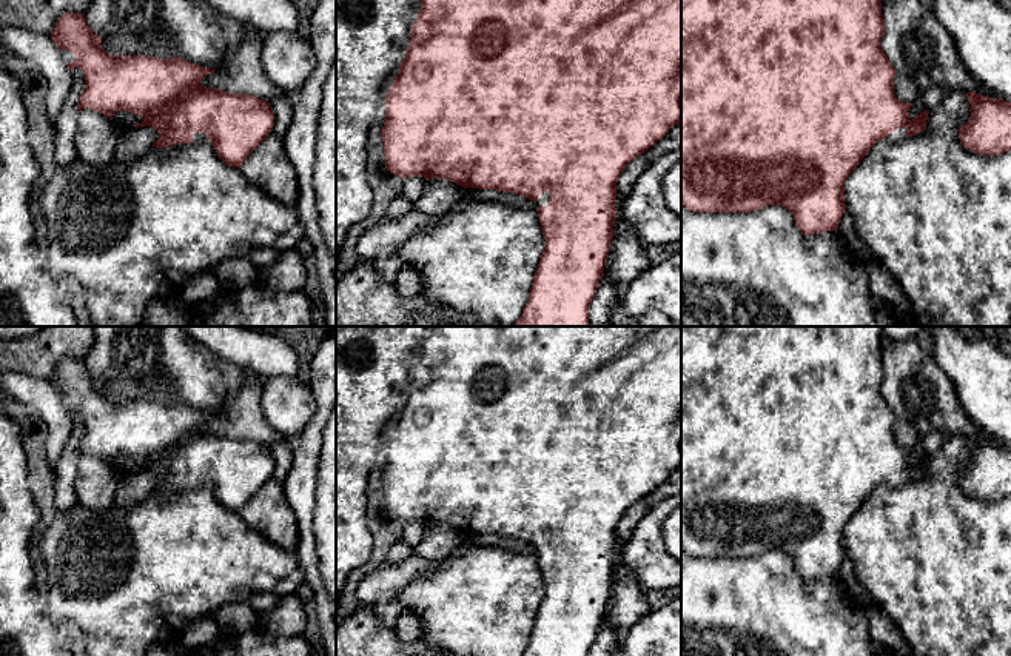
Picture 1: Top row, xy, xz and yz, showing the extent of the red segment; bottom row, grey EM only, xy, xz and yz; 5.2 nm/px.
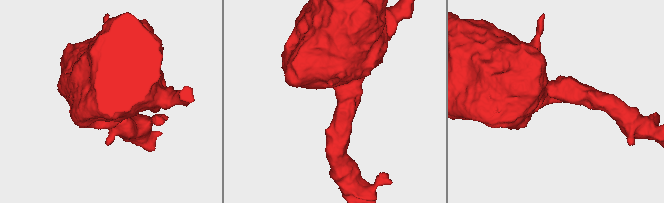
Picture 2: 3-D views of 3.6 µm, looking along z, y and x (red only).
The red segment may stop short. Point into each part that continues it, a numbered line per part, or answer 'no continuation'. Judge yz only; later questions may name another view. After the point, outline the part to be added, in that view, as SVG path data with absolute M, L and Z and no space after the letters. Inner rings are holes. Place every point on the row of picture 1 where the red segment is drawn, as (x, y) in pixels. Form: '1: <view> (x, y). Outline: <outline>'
1: yz (900, 133). Outline: M902 126L895 132L889 134L885 140L895 143L903 139L906 139L906 128Z

